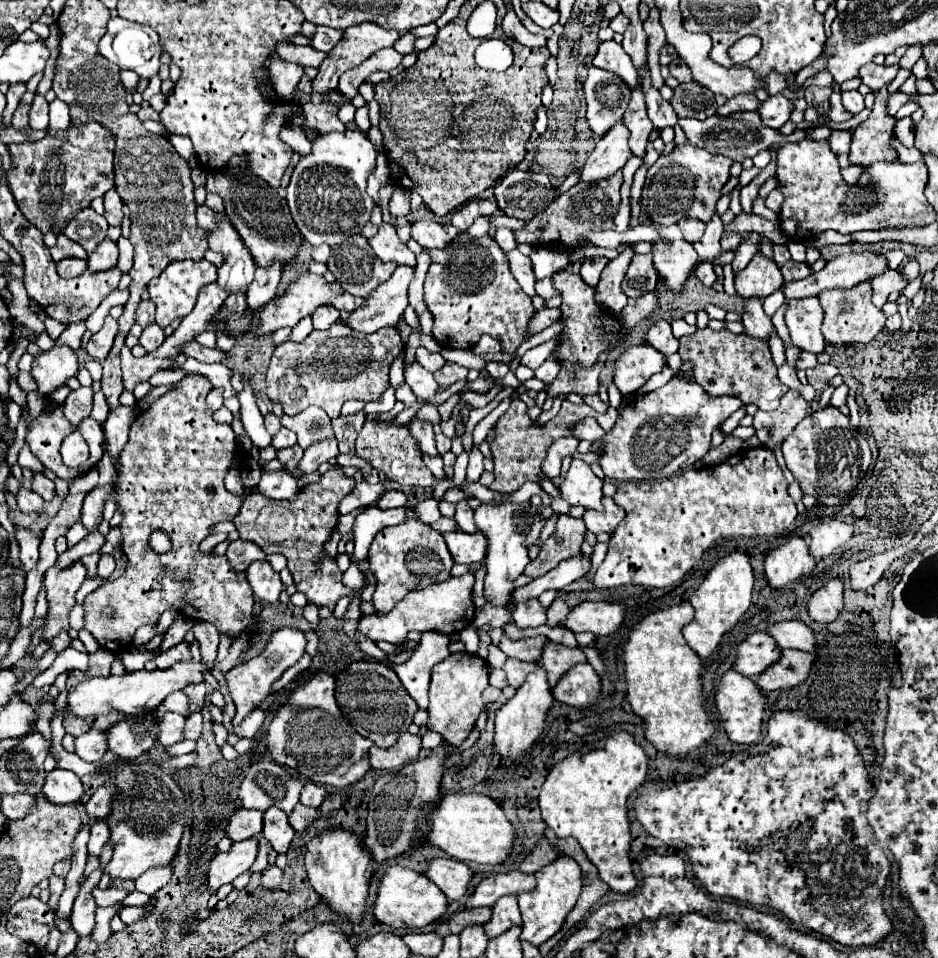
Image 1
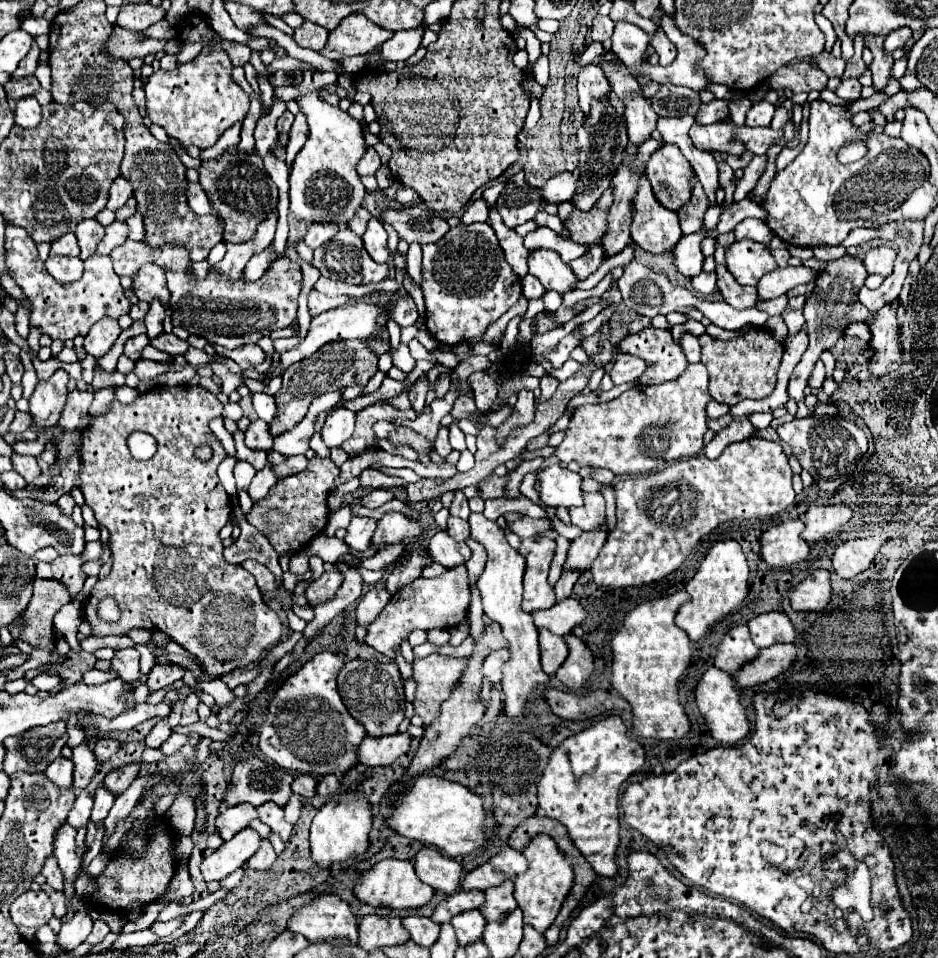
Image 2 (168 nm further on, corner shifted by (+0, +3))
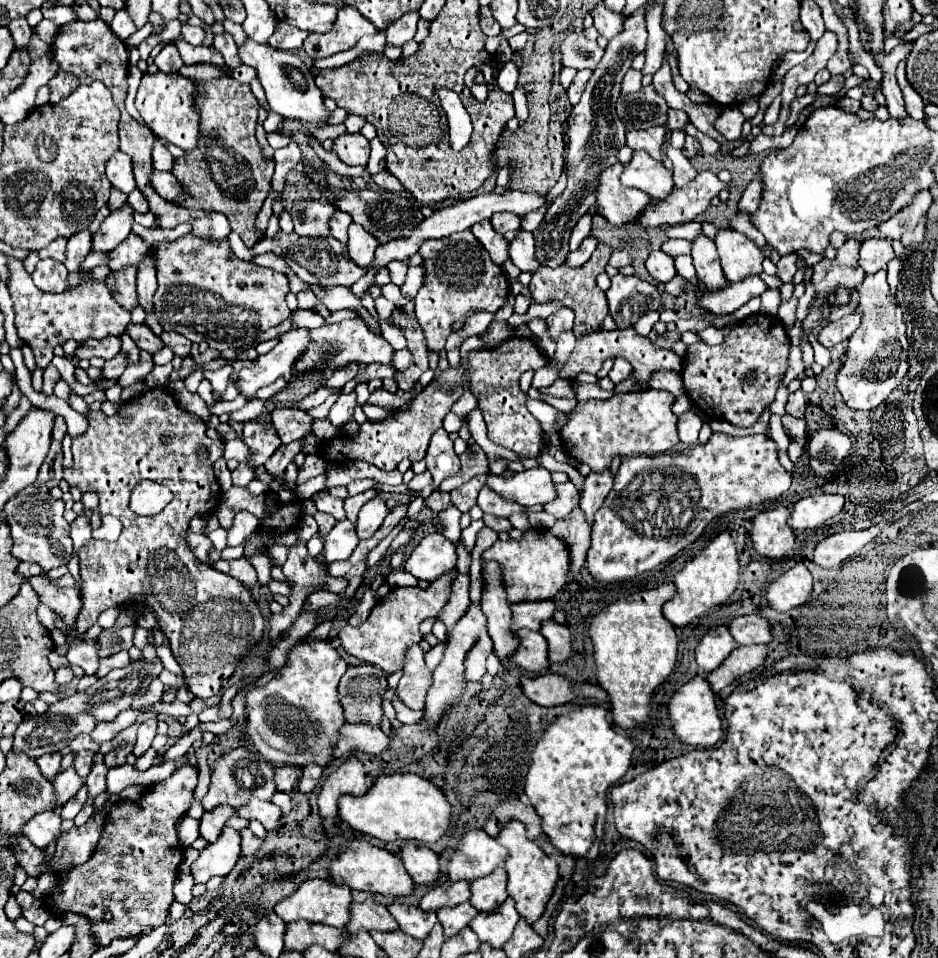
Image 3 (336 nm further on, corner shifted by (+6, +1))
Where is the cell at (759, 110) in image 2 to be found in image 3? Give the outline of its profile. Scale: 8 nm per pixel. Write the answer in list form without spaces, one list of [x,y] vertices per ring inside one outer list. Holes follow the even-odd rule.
[[[725,106],[721,110],[721,116],[715,120],[715,130],[725,138],[725,140],[737,140],[741,138],[741,126],[745,122],[745,116],[737,106]]]

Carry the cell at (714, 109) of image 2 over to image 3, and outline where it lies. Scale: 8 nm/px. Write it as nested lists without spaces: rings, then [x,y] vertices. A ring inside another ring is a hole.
[[[669,110],[667,112],[667,122],[665,122],[667,128],[671,128],[671,130],[683,130],[687,122],[689,122],[689,118],[687,118],[685,112],[681,112],[681,110]]]

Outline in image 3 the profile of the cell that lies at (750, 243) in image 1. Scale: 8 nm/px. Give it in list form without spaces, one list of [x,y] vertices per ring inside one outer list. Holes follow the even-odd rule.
[[[755,176],[749,186],[745,188],[741,200],[739,200],[739,210],[741,212],[749,212],[753,214],[757,208],[759,208],[759,202],[761,202],[761,192],[763,192],[763,182],[761,182],[761,176]]]

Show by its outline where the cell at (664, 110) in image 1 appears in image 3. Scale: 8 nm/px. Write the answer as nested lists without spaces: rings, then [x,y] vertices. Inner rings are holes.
[[[599,2],[599,4],[591,10],[591,16],[593,16],[593,20],[595,20],[595,28],[599,30],[599,34],[605,36],[605,38],[609,38],[609,40],[611,40],[615,34],[619,34],[621,26],[623,26],[623,16],[617,14],[617,12],[613,12],[613,10],[609,10],[603,2]]]

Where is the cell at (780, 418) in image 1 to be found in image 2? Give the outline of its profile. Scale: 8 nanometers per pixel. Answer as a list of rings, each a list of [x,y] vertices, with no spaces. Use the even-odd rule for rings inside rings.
[[[843,256],[839,260],[833,260],[827,264],[827,268],[823,270],[821,274],[821,280],[817,280],[815,288],[813,288],[813,294],[811,298],[807,298],[805,302],[805,308],[803,308],[803,316],[805,316],[805,330],[809,334],[809,350],[803,354],[799,366],[795,368],[795,372],[791,374],[791,380],[789,380],[789,388],[787,388],[787,394],[789,398],[793,398],[795,402],[801,402],[805,400],[805,386],[807,386],[807,380],[811,376],[811,370],[815,366],[815,362],[819,360],[819,354],[821,350],[825,348],[831,348],[845,332],[845,328],[853,322],[873,322],[877,312],[865,308],[861,302],[859,302],[859,290],[861,286],[865,284],[865,278],[867,278],[867,270],[863,266],[863,262],[859,262],[855,256]]]

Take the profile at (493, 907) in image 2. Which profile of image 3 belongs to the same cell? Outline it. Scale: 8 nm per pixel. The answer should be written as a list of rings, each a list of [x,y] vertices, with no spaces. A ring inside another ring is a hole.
[[[495,868],[491,874],[471,880],[469,882],[471,884],[471,904],[479,912],[495,910],[495,906],[499,906],[507,898],[505,882],[507,882],[507,874],[503,868]]]

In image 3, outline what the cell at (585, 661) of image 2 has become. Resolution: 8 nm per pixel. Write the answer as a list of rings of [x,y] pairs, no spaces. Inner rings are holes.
[[[547,620],[541,624],[539,632],[547,640],[551,662],[569,660],[569,656],[571,656],[571,632],[565,624],[557,624],[555,620]]]

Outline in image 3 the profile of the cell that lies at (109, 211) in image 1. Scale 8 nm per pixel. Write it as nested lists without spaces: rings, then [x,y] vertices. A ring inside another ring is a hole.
[[[115,152],[107,160],[107,178],[111,184],[123,192],[133,192],[135,186],[135,176],[133,176],[133,166],[131,166],[131,156],[125,152]]]

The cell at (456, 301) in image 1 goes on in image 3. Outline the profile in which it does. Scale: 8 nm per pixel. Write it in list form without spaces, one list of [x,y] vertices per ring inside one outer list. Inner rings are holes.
[[[471,230],[439,240],[425,240],[419,252],[425,264],[425,280],[415,296],[415,314],[423,326],[429,350],[443,350],[455,320],[465,318],[469,310],[497,312],[501,308],[509,294],[509,280],[503,270],[491,262],[487,250],[479,246],[479,240],[471,234]]]

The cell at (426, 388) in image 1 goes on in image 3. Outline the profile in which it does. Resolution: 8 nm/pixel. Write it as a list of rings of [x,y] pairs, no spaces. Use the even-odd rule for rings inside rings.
[[[353,318],[353,320],[343,320],[339,324],[323,324],[321,328],[315,328],[309,332],[309,346],[307,350],[303,350],[293,366],[293,376],[303,374],[303,372],[311,372],[311,370],[335,370],[337,366],[341,368],[347,362],[383,362],[389,364],[391,356],[393,356],[393,348],[387,344],[385,338],[377,338],[373,336],[365,322],[361,318]]]

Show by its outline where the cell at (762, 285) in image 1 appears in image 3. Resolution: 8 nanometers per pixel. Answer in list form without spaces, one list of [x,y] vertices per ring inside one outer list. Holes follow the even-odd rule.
[[[725,228],[717,232],[715,244],[717,244],[723,274],[729,282],[739,282],[747,276],[763,272],[761,268],[763,254],[755,246],[755,242],[749,240],[745,234]]]

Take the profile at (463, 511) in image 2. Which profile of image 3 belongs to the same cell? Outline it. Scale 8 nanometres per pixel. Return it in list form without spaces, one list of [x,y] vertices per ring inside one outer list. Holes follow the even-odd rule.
[[[435,492],[435,494],[431,494],[429,498],[425,498],[425,506],[431,508],[433,512],[439,512],[439,510],[451,506],[449,494],[447,494],[447,492]]]

